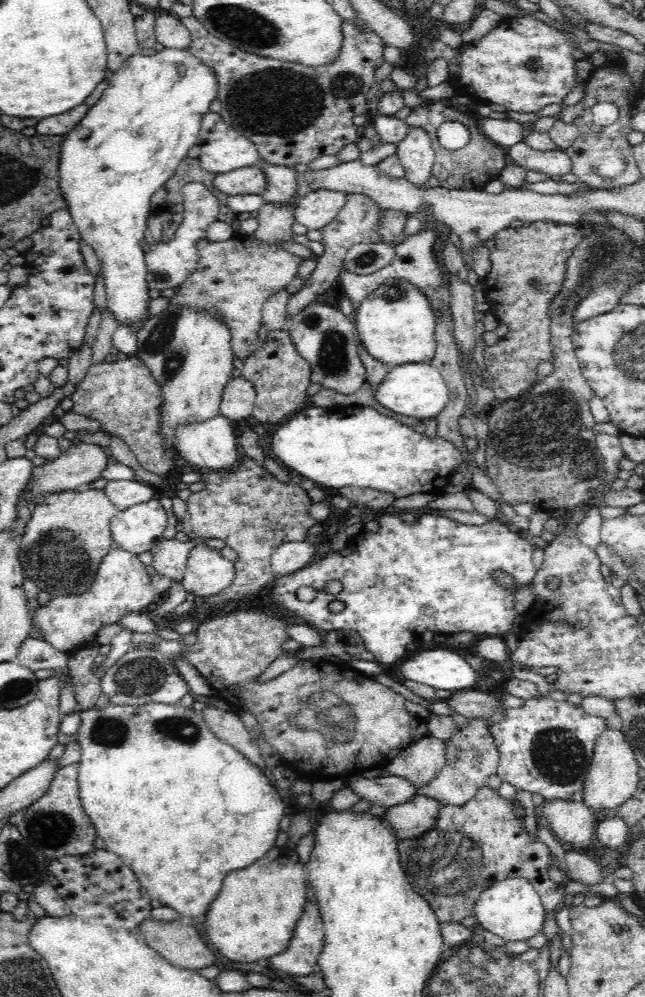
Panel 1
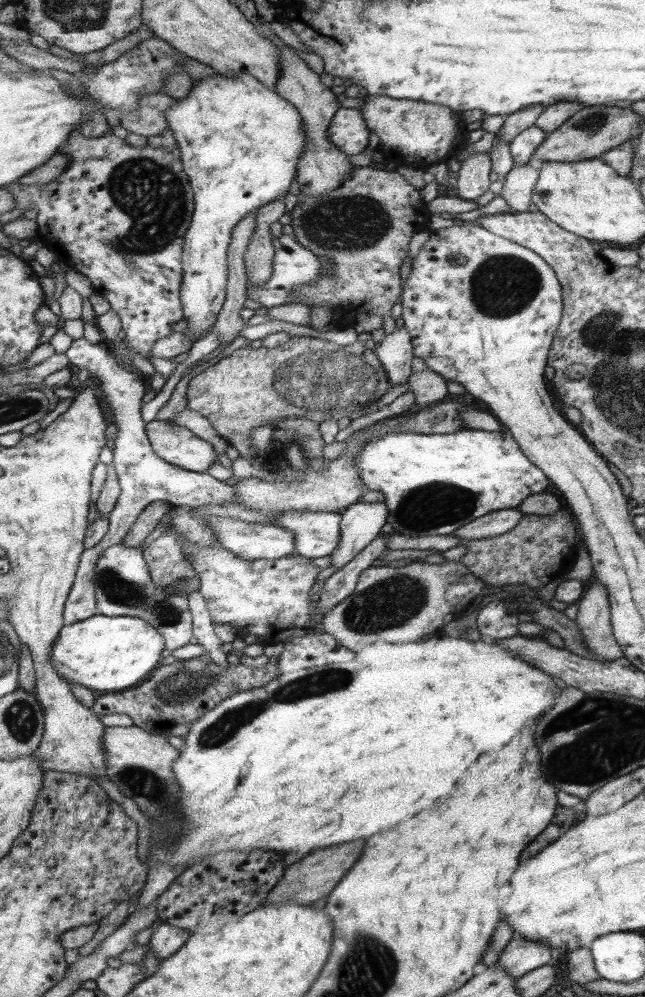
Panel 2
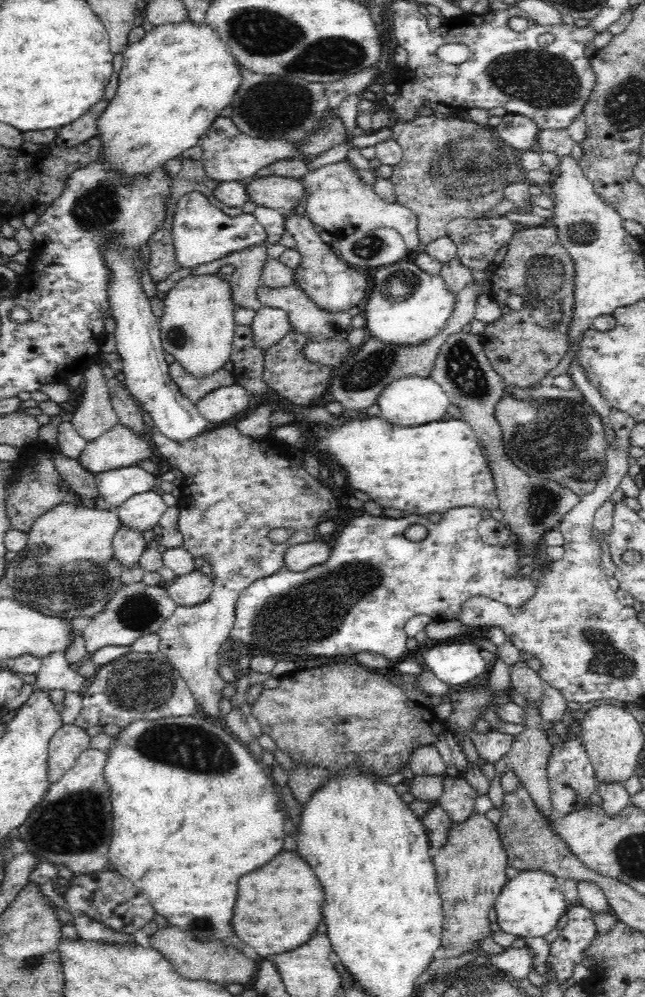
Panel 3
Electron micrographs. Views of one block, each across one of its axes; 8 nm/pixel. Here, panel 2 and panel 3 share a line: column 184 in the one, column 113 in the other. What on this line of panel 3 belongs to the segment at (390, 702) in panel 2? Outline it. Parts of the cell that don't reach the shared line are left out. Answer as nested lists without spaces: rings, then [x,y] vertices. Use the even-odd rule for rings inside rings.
[[[184,716],[184,718],[160,718],[160,720],[140,720],[126,728],[122,728],[114,736],[114,746],[108,750],[108,762],[104,766],[104,778],[112,790],[112,818],[114,818],[114,830],[112,830],[112,844],[110,844],[110,862],[116,868],[118,874],[128,878],[136,890],[140,890],[156,910],[158,916],[166,918],[170,926],[182,928],[186,932],[196,934],[196,938],[204,938],[206,942],[222,942],[228,936],[234,936],[232,932],[232,910],[238,894],[238,878],[264,866],[268,860],[272,860],[278,852],[282,852],[284,844],[284,804],[280,798],[280,788],[276,782],[270,780],[266,770],[262,768],[260,758],[256,758],[240,740],[236,740],[228,730],[222,730],[216,724],[210,724],[204,720],[204,716]]]

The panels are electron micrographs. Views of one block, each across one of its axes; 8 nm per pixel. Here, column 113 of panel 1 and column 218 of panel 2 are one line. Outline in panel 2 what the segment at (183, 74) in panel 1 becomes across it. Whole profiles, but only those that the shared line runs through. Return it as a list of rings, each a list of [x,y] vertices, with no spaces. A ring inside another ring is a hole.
[[[243,74],[237,78],[211,76],[203,78],[201,82],[193,82],[191,94],[183,100],[177,100],[177,104],[167,110],[167,126],[175,134],[183,172],[195,192],[191,226],[183,236],[183,284],[179,294],[183,318],[187,318],[189,322],[189,336],[193,342],[201,330],[215,324],[223,308],[227,294],[225,276],[229,276],[225,274],[229,272],[229,266],[225,266],[225,252],[229,252],[229,234],[233,234],[233,228],[243,218],[255,214],[265,204],[283,200],[289,194],[289,186],[299,174],[299,160],[303,158],[301,154],[307,148],[307,138],[303,116],[299,114],[299,110],[251,74]]]

